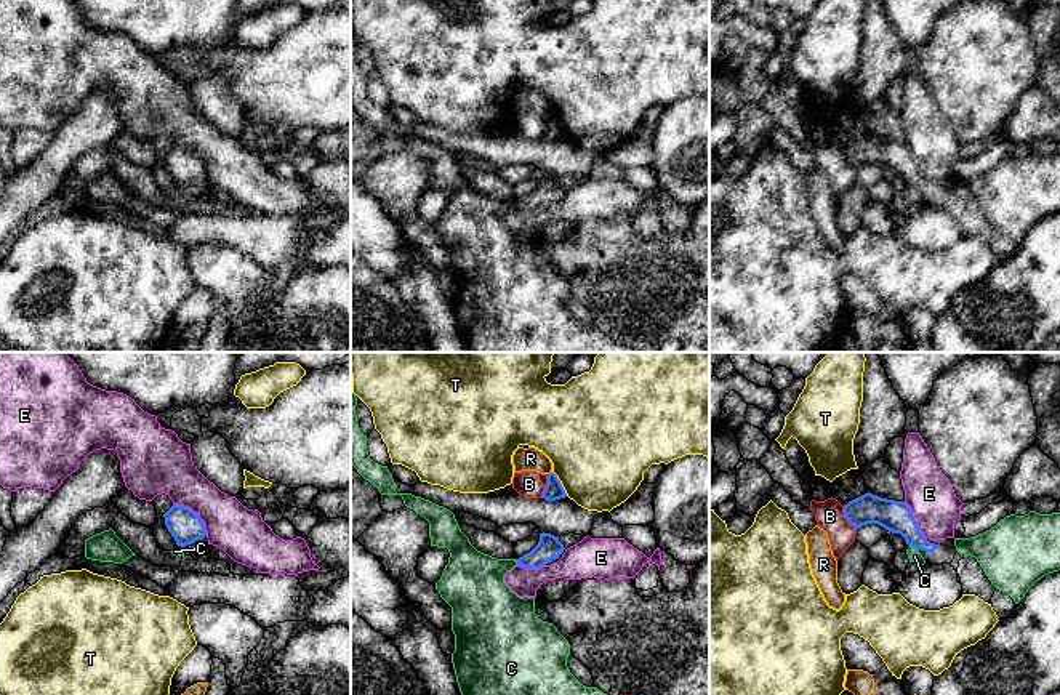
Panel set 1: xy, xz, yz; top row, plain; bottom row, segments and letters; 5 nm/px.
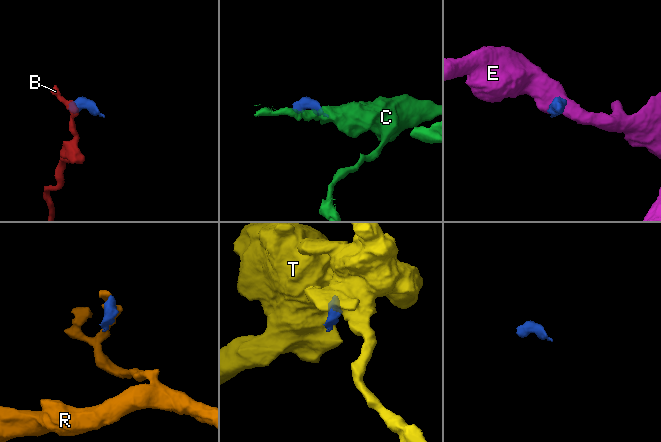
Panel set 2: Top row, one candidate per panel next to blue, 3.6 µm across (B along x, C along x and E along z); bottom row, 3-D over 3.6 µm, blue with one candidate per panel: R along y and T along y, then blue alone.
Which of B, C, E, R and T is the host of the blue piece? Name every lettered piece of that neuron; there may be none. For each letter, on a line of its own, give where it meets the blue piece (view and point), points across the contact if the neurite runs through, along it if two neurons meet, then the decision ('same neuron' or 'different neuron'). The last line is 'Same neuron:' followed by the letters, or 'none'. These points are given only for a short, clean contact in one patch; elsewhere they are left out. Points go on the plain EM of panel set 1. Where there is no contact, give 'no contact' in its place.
B: contact yz (846, 159); border yz (843, 148), (844, 159), (855, 170); different neuron
C: contact yz (915, 188); border yz (910, 186), (918, 191); different neuron
E: contact xy (196, 156); border xy (173, 144), (188, 148), (202, 162), (207, 176); different neuron
R: contact xz (550, 114); border xz (551, 112), (548, 116); different neuron
T: contact xz (561, 125); border xz (553, 112), (567, 136); different neuron
Same neuron: none

